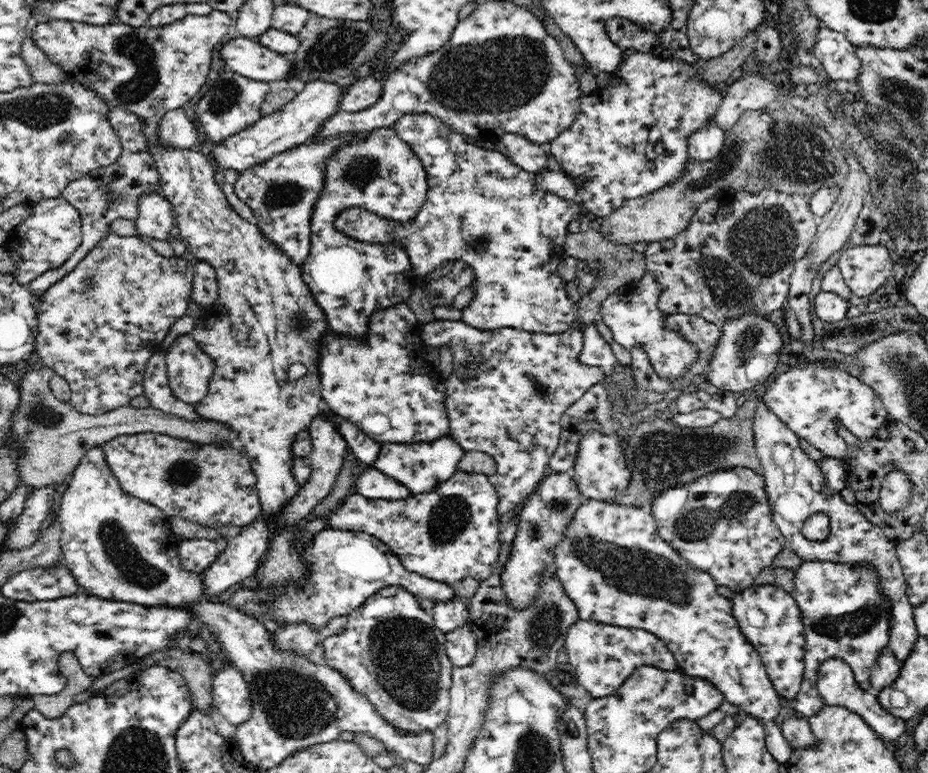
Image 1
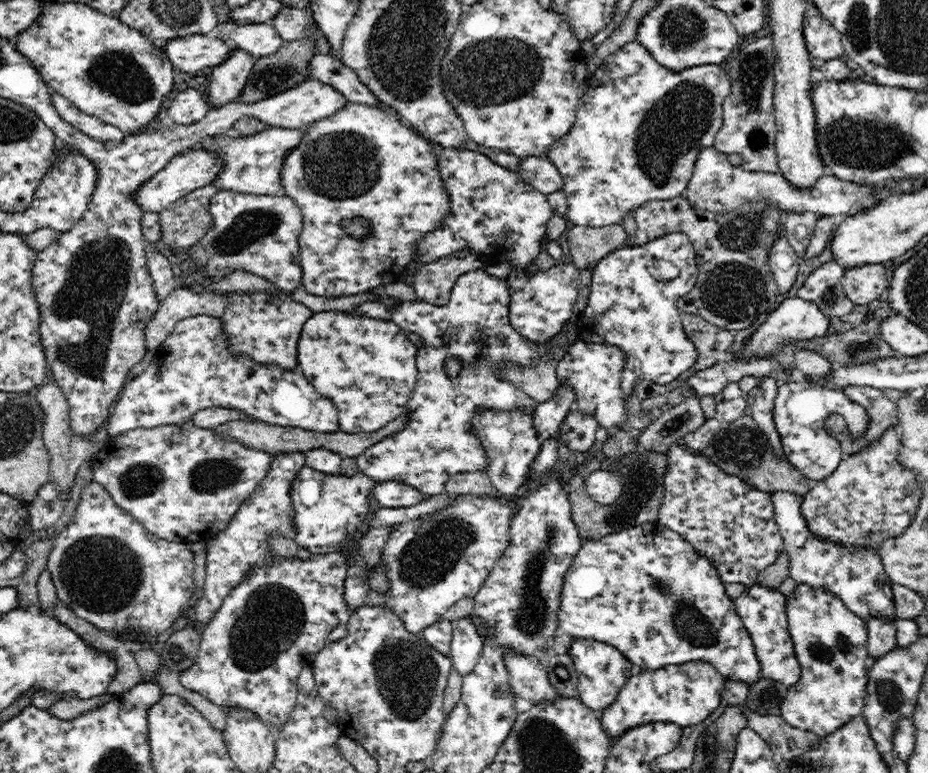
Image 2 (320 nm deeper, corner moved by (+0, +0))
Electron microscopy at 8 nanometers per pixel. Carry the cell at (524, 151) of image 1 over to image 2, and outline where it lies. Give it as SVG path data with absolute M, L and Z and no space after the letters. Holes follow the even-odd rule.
M529 155L520 158L517 172L524 182L531 184L545 195L562 190L563 178L556 165L544 155Z

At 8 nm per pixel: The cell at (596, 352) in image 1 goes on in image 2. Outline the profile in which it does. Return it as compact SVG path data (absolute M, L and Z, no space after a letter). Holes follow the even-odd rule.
M562 384L556 390L556 396L552 396L552 400L546 400L535 407L536 431L543 440L555 439L574 402L575 392Z

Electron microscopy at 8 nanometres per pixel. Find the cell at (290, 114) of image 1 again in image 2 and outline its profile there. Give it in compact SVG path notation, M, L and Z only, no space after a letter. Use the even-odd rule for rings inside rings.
M194 147L192 150L174 156L159 173L146 182L136 192L136 201L143 206L144 212L160 213L176 199L182 198L200 187L210 185L222 174L224 168L226 168L226 161L220 157L220 153L216 153L214 149L208 149L208 147Z

